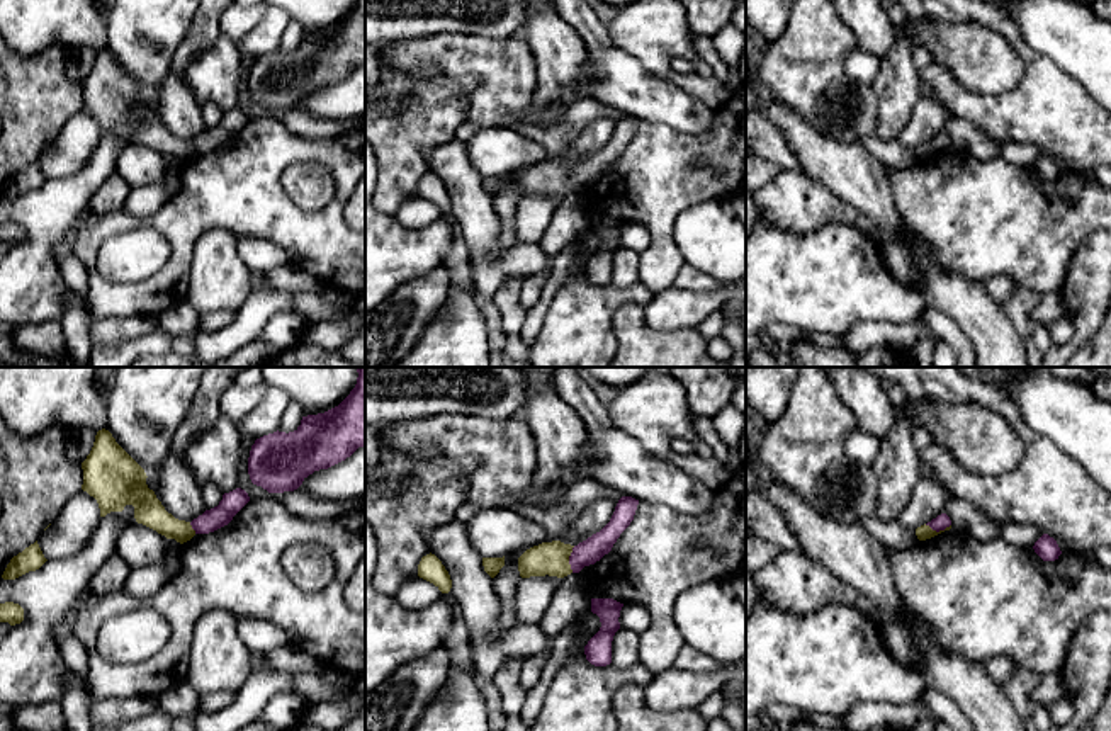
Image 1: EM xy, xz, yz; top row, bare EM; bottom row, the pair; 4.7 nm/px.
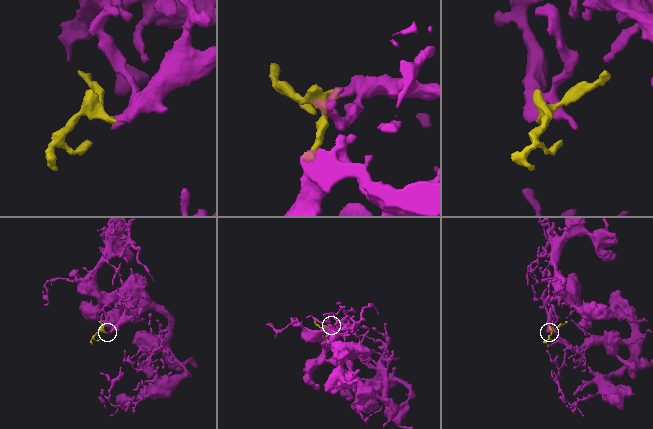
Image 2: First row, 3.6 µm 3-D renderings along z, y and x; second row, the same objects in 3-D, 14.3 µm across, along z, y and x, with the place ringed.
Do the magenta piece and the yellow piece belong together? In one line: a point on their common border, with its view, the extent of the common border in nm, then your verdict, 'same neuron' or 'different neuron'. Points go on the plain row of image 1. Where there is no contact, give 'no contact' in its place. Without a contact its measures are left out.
xz (569, 179) | 130 nm | same neuron

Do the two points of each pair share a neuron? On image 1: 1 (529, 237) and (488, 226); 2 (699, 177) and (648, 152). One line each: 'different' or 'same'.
1: different
2: same

